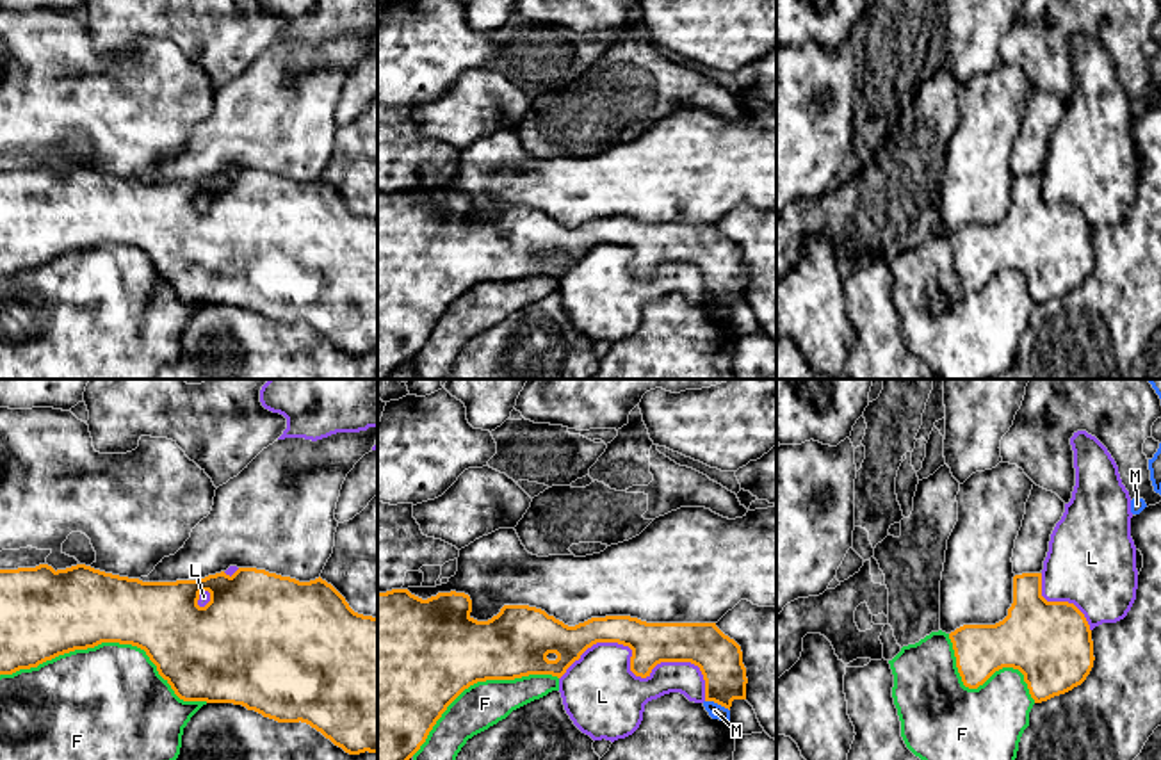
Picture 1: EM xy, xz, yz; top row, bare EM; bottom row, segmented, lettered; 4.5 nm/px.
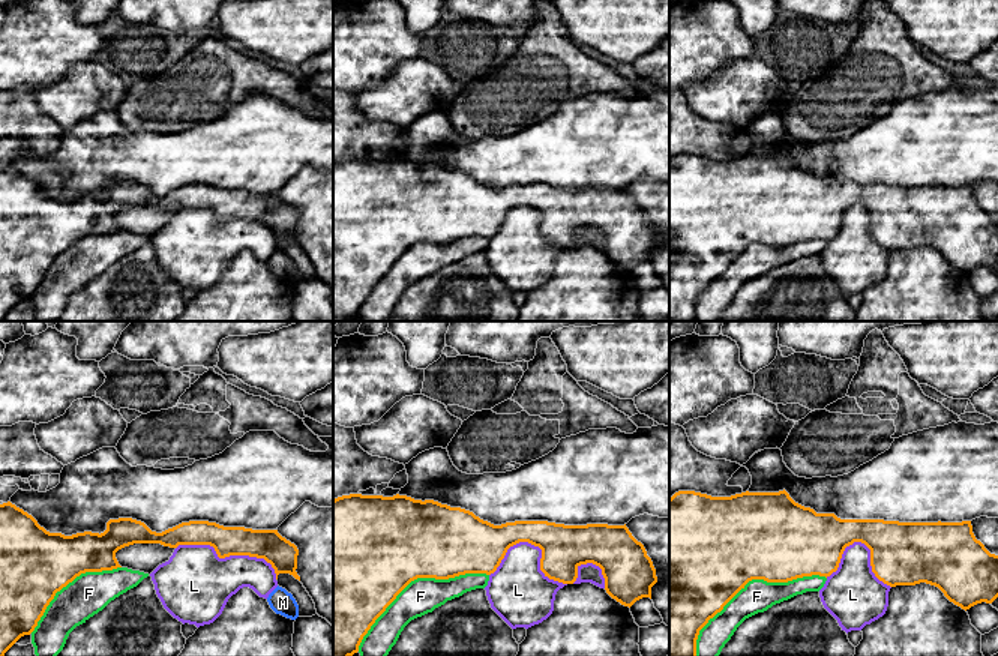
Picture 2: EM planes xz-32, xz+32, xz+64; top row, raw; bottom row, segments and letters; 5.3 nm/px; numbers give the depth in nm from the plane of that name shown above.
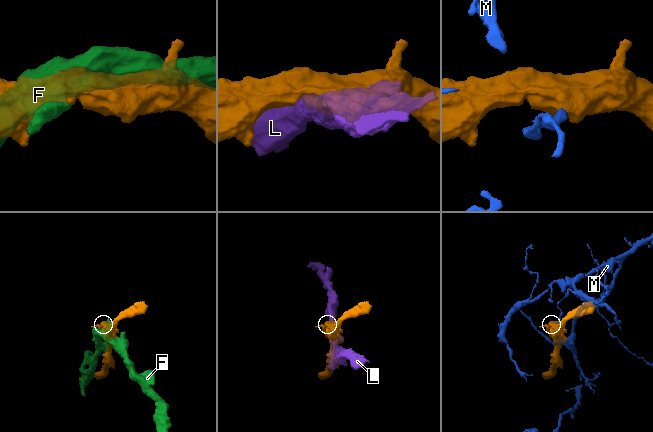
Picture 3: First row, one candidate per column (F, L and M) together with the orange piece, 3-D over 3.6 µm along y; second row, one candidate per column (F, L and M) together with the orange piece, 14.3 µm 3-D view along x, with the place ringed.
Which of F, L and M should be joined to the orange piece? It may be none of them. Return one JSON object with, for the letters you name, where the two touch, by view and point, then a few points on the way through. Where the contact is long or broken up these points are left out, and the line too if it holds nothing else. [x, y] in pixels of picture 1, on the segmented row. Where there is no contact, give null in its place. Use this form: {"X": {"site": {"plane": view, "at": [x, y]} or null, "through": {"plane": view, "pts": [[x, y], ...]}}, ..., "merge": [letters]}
{"merge": []}

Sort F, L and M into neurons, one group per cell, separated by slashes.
F / L / M

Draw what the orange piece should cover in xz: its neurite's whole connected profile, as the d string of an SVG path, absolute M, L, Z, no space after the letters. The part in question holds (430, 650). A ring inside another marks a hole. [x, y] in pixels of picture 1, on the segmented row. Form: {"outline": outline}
{"outline": "M408 589L378 593L378 760L410 760L447 707L470 685L529 675L561 678L597 643L629 646L636 676L650 676L661 662L691 662L703 675L705 701L730 710L734 699L746 699L741 646L716 623L646 623L630 616L605 616L568 627L529 605L504 605L488 621L477 621L470 612L472 600L465 593L438 593L427 600Z"}

